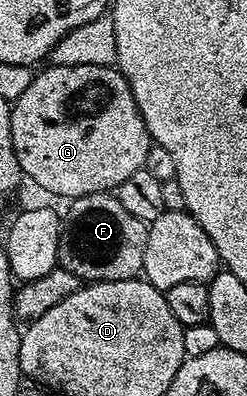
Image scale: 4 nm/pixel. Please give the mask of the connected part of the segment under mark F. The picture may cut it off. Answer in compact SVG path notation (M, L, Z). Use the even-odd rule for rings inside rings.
M116 193L88 194L82 198L74 198L68 203L69 211L64 211L59 236L59 252L57 260L61 267L81 279L82 283L118 282L138 277L143 271L143 252L147 252L148 225L139 220L139 216L131 216L123 204L119 204Z

